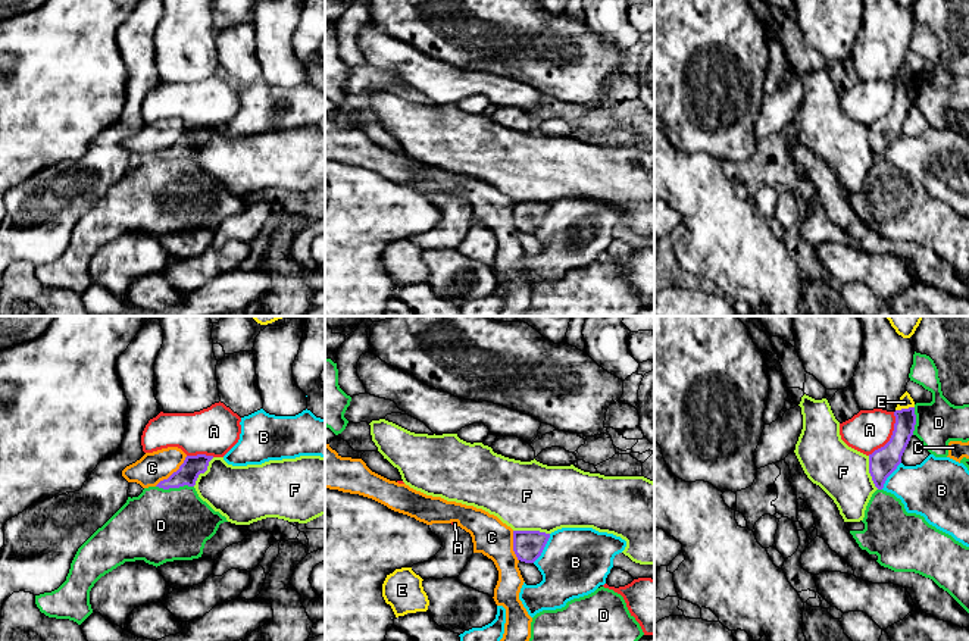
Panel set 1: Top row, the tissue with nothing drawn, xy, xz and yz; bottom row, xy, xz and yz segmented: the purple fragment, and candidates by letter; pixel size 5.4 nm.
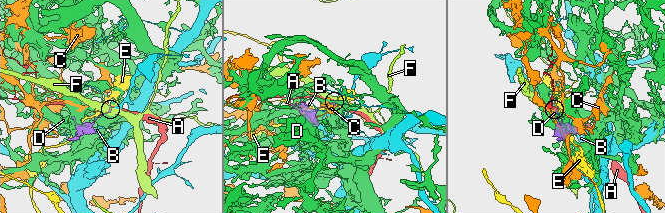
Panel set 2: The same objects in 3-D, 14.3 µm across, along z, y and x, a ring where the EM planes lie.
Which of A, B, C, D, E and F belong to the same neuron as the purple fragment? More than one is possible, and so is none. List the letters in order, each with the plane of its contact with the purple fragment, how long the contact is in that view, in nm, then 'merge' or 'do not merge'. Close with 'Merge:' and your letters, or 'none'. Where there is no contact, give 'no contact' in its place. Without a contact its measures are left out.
A: meets purple in yz; contact 280 nm long; do not merge
B: meets purple in xz; contact 190 nm long; do not merge
C: meets purple in xy; contact 240 nm long; do not merge
D: meets purple in xy; contact 200 nm long; do not merge
E: meets purple in yz; contact 110 nm long; do not merge
F: meets purple in xz; contact 200 nm long; do not merge
Merge: none

